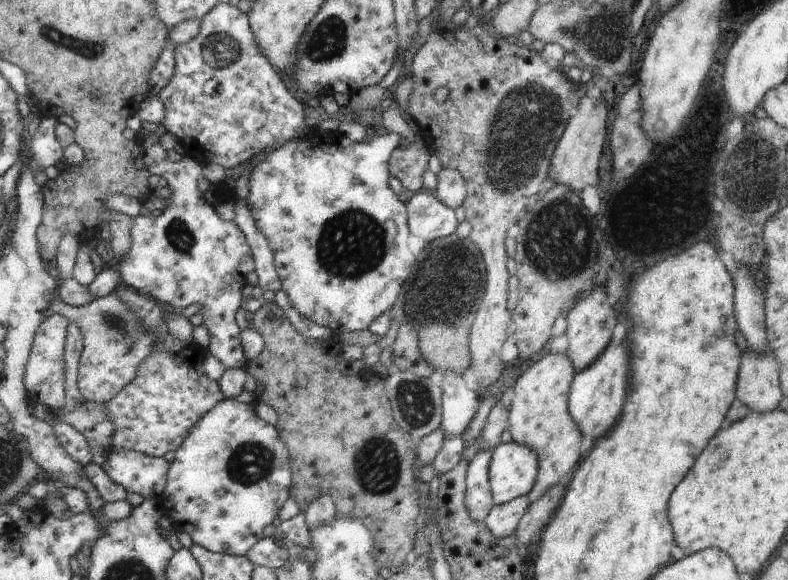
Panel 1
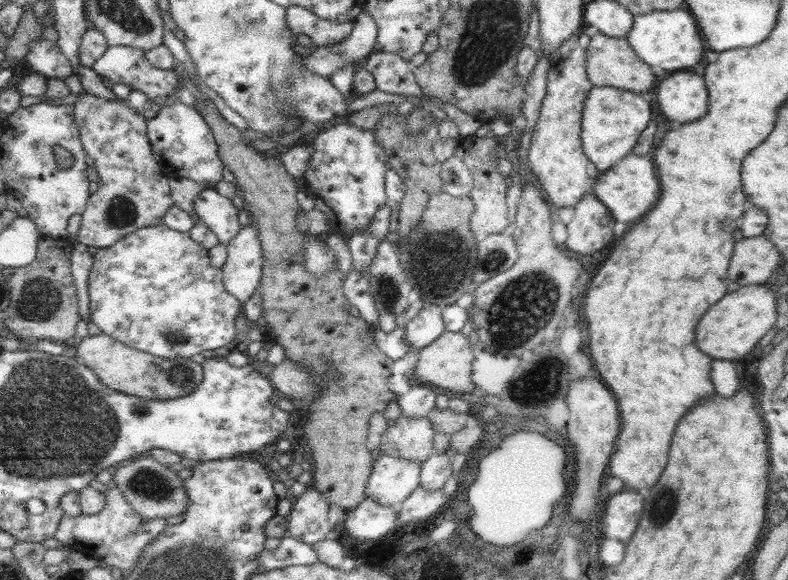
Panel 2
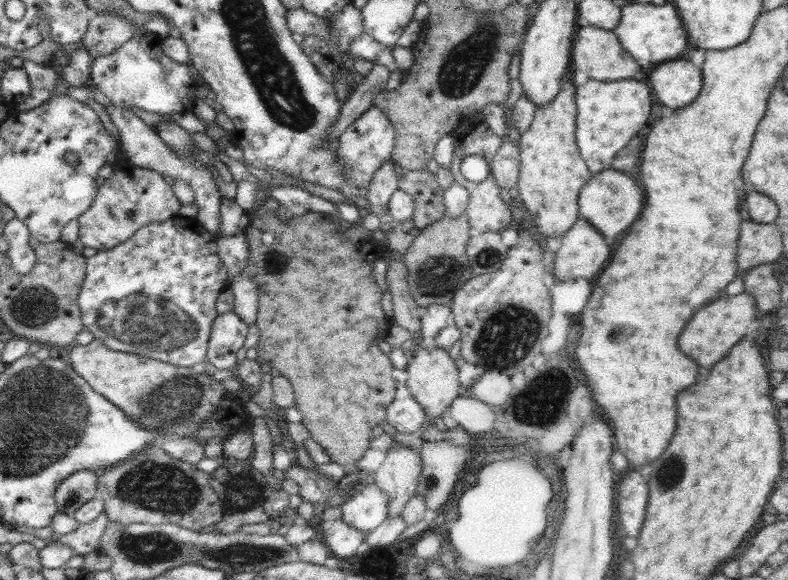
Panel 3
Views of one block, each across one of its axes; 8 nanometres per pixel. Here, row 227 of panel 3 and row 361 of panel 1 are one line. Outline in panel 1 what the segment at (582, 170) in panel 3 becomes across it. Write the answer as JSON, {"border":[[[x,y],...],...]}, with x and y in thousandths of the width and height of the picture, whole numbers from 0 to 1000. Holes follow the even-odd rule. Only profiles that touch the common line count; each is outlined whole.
{"border":[[[718,609],[687,614],[673,631],[651,666],[652,683],[645,728],[650,759],[660,769],[670,769],[683,786],[683,821],[678,841],[670,848],[673,869],[685,862],[695,841],[708,834],[721,814],[728,810],[736,793],[739,748],[721,710],[721,683],[731,638]]]}

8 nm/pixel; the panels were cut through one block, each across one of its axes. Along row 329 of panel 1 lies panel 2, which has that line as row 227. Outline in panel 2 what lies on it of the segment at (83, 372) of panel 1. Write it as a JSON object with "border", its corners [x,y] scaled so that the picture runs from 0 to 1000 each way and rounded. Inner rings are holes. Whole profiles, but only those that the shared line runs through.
{"border":[[[98,162],[94,210],[102,228],[104,252],[119,274],[124,298],[124,328],[113,340],[103,369],[104,383],[96,414],[118,433],[135,428],[175,393],[198,390],[208,381],[211,360],[220,353],[213,302],[198,279],[187,236],[187,205],[159,171],[132,171],[118,162]]]}

